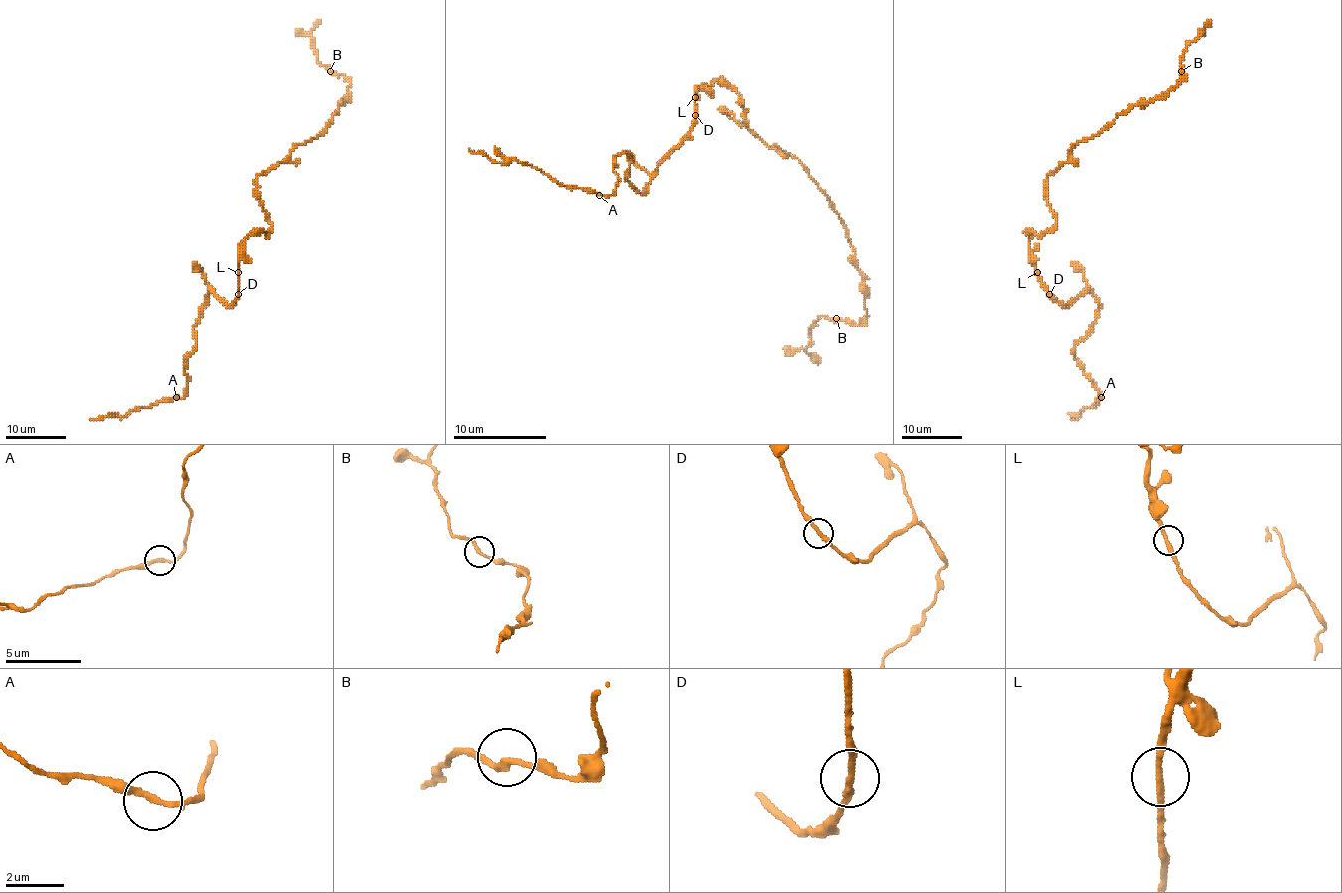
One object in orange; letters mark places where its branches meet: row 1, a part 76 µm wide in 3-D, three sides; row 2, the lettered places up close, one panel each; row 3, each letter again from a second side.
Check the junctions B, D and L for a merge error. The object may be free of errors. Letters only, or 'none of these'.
none of these

